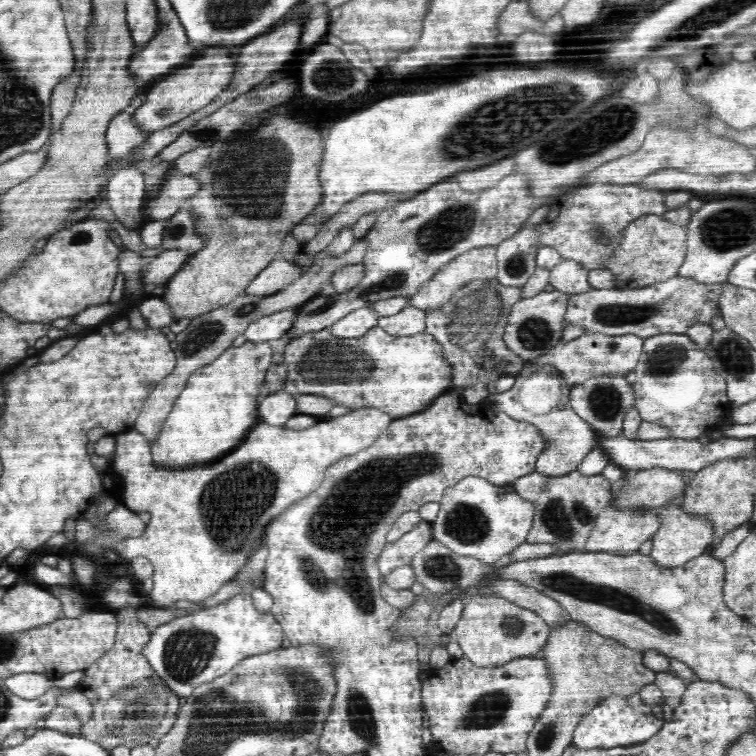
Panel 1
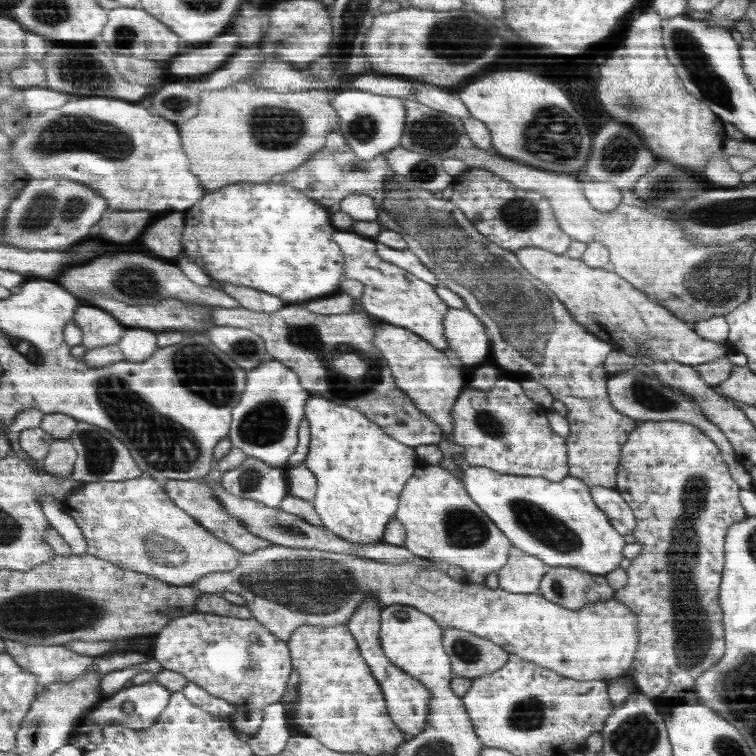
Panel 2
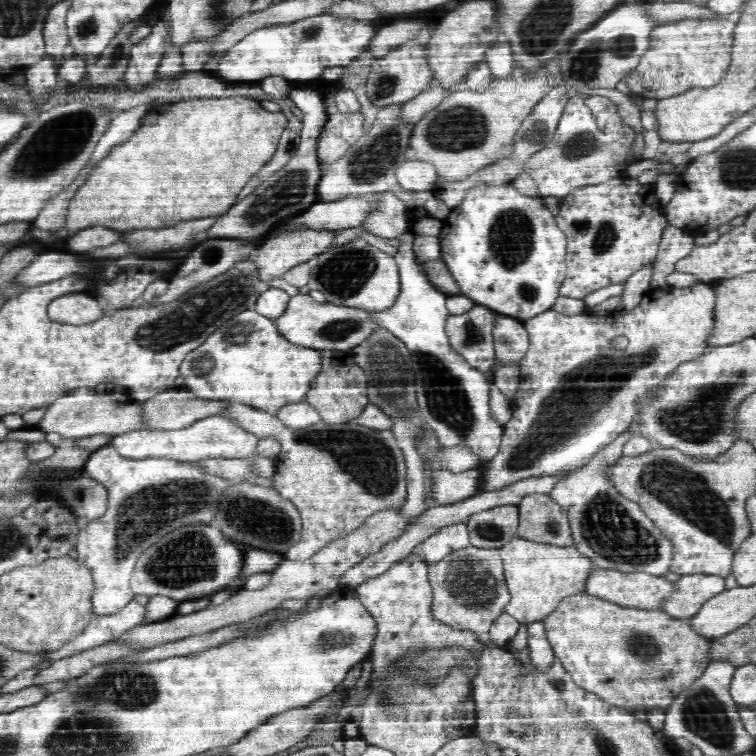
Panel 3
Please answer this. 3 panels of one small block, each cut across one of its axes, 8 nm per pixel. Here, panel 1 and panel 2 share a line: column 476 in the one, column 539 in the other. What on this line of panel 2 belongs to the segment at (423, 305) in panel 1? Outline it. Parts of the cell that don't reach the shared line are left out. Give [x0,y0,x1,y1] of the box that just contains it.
[514,248,732,367]

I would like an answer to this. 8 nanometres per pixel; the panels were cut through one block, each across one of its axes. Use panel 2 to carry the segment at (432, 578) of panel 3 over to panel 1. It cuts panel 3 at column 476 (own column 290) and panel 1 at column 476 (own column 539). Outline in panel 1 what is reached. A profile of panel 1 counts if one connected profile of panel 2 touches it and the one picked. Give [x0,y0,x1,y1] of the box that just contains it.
[450,593,550,667]

